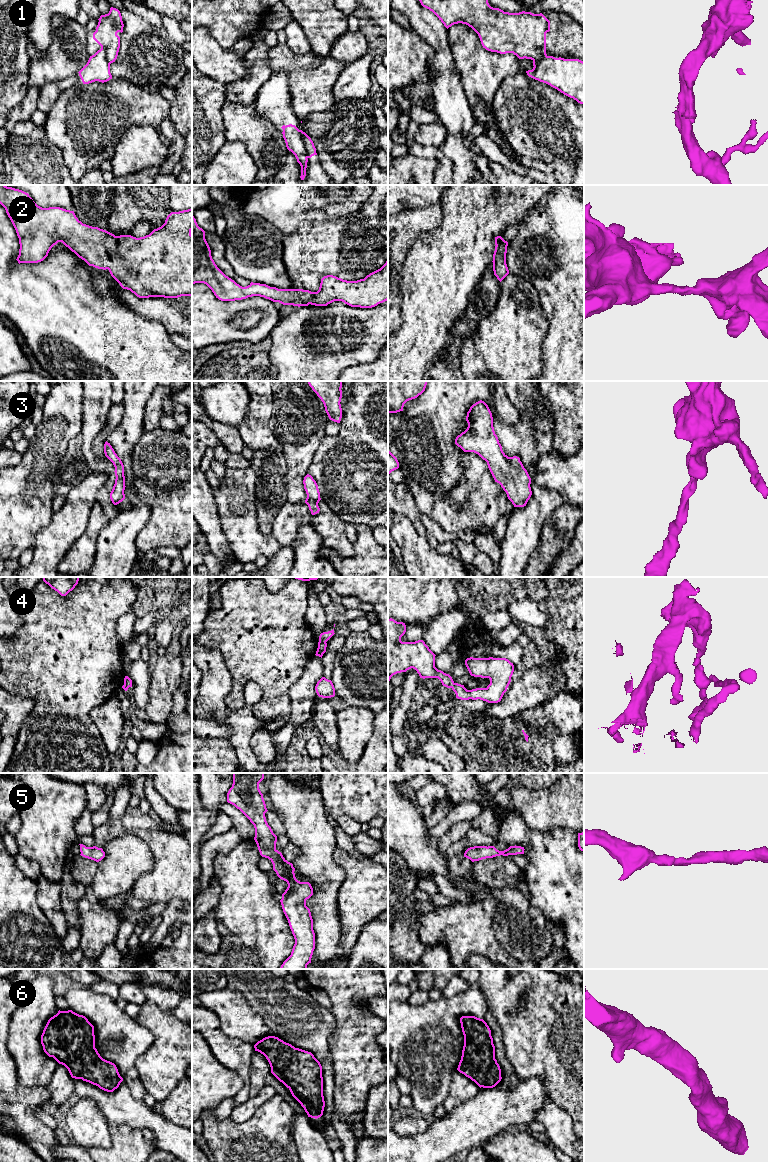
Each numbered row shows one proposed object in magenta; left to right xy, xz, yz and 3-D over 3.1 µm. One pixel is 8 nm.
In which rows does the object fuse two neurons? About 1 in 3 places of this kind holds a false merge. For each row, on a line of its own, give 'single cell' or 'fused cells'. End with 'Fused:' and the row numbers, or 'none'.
1: fused cells
2: single cell
3: single cell
4: fused cells
5: single cell
6: single cell
Fused: 1, 4

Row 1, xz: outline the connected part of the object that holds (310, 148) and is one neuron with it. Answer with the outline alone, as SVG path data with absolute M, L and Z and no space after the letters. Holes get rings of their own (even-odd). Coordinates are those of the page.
M302 131L302 133L303 133L303 140L304 140L305 147L306 147L307 158L311 158L314 155L317 155L316 148L311 138L305 132Z

